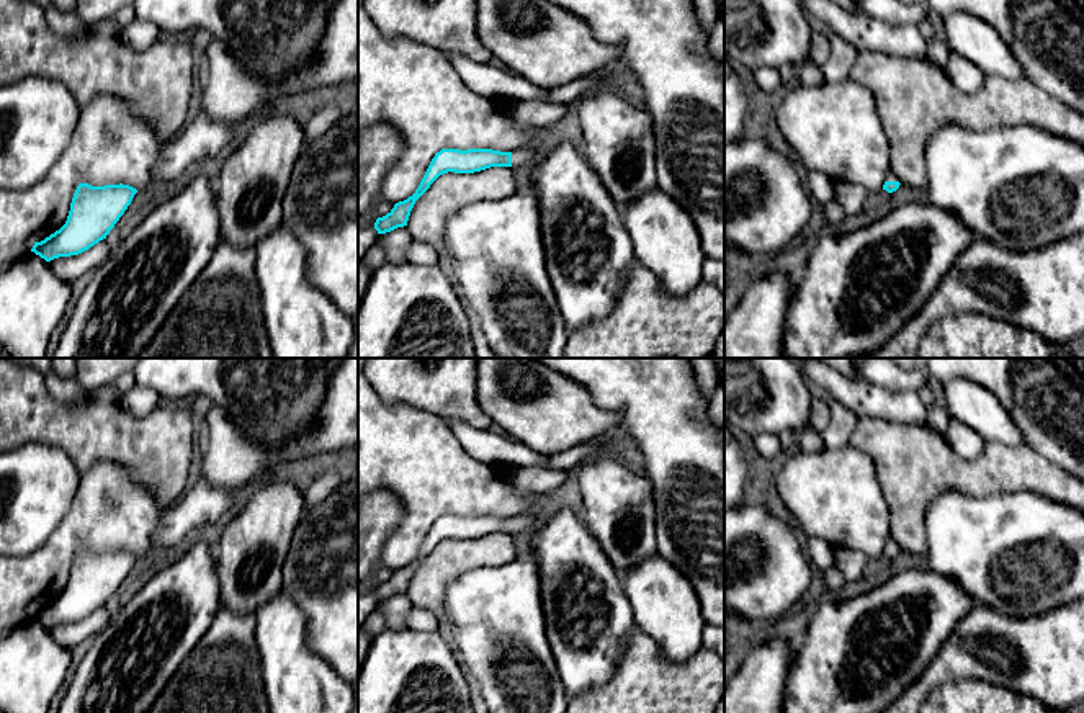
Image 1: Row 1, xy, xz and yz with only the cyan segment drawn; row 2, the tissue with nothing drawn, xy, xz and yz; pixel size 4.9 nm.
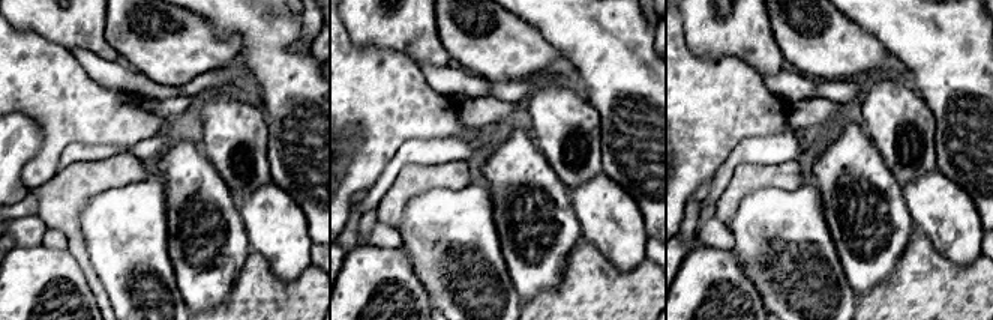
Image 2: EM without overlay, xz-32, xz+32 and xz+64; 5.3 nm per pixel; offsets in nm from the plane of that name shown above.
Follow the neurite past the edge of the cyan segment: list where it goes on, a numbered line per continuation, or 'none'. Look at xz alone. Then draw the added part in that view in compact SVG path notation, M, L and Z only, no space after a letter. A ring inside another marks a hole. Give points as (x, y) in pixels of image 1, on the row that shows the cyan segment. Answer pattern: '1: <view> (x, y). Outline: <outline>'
1: xz (522, 156). Outline: M522 147L512 152L512 167L520 167L528 162L531 162L535 157L535 152L528 147Z

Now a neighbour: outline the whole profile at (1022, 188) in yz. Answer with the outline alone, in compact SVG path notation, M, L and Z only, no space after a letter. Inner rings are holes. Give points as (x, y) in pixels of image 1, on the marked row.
M945 124L925 144L924 159L925 198L955 214L978 239L1027 252L1084 232L1084 147L1074 141L1030 124L988 131Z

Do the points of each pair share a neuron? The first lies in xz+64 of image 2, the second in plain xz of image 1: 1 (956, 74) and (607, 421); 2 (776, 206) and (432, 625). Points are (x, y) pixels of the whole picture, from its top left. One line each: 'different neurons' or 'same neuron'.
1: different neurons
2: different neurons

